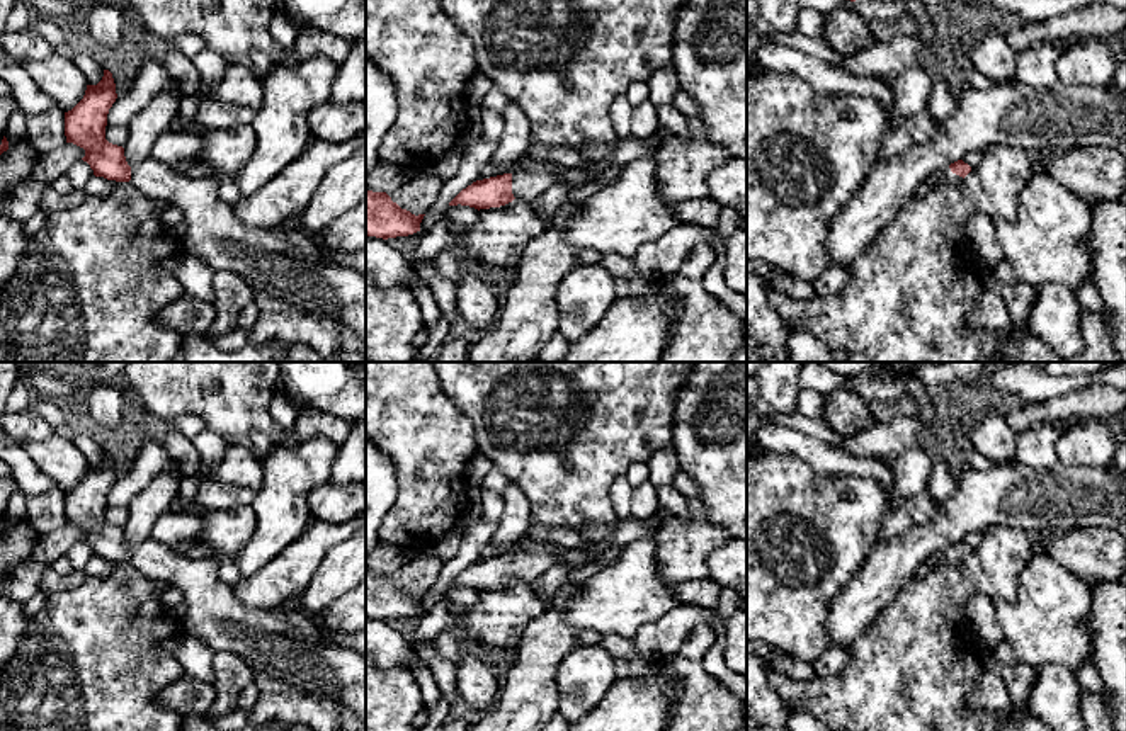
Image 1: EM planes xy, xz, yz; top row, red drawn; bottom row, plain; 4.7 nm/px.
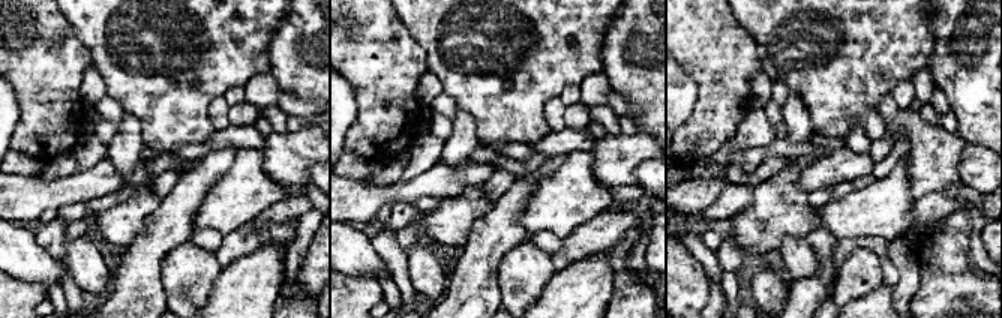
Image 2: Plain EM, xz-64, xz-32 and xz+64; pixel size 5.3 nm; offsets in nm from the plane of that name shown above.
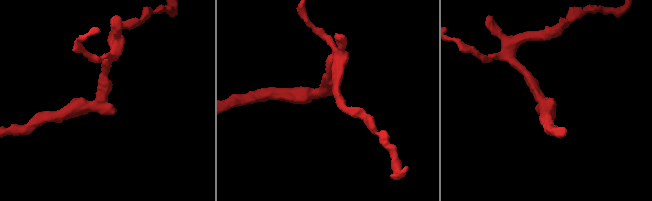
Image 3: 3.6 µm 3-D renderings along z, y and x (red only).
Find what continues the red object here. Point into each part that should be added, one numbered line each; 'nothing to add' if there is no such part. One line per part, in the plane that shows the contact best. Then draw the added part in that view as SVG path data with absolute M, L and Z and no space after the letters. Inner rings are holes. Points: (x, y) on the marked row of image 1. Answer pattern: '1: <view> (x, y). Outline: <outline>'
1: xz (528, 182). Outline: M539 162L529 167L520 167L512 172L512 194L515 199L534 202L553 185L568 184L565 167L554 162Z

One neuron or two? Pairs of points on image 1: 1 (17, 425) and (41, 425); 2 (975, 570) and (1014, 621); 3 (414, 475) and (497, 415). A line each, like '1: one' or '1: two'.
1: one
2: two
3: two

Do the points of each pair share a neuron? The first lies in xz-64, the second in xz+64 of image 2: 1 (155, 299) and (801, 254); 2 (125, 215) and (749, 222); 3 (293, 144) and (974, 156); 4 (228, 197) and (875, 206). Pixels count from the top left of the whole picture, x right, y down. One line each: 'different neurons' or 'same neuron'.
1: different neurons
2: same neuron
3: different neurons
4: same neuron

